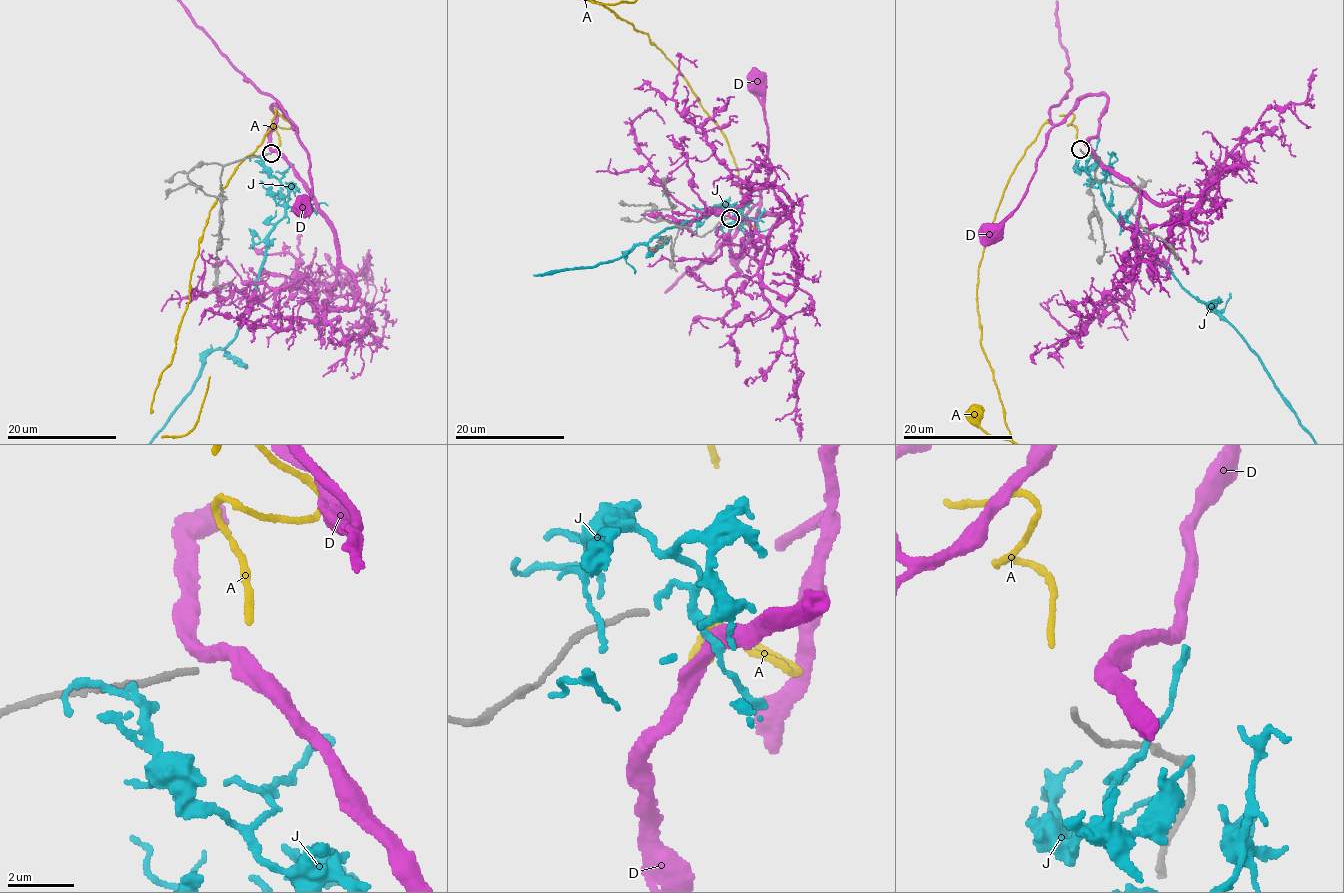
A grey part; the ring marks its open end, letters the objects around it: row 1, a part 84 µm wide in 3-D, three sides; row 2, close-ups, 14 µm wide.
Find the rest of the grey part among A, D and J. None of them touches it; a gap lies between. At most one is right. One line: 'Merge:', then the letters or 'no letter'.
Merge: A

